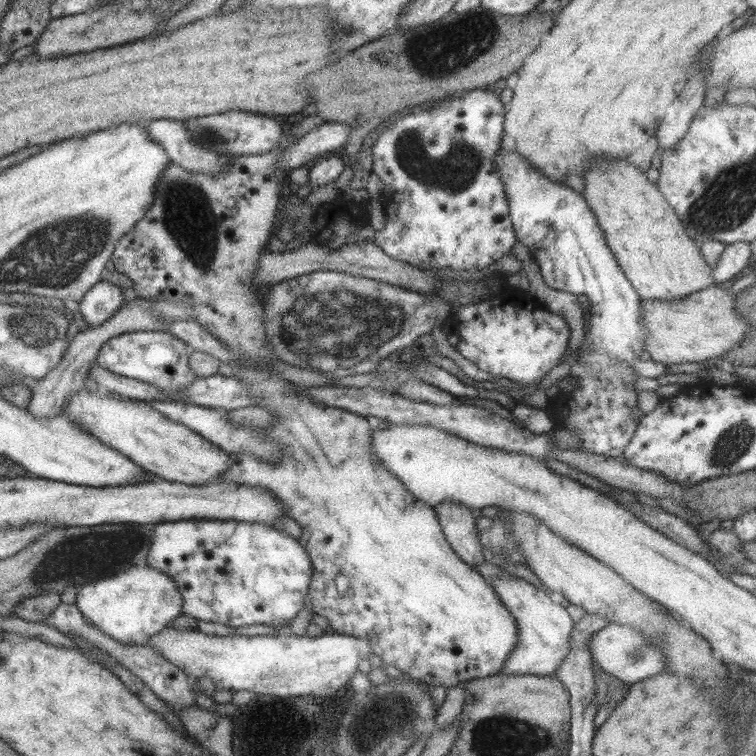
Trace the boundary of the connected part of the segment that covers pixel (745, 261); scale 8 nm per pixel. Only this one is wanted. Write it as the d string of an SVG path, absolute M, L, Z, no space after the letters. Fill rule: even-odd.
M737 241L726 244L717 265L711 268L714 283L726 286L726 282L731 278L735 279L737 274L751 263L750 243Z

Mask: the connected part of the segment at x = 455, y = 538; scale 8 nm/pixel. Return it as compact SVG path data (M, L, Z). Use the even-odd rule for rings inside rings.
M441 502L432 507L439 526L453 552L469 567L484 562L482 546L477 540L476 510L457 502Z

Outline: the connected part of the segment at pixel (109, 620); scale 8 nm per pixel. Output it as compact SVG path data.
M142 564L129 565L115 575L81 585L74 603L91 625L125 645L147 644L149 637L183 613L183 597L175 581L169 575Z

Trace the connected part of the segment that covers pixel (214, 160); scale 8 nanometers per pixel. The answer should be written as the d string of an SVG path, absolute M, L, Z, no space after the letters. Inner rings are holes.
M157 119L143 127L147 135L163 147L170 162L181 166L183 170L201 174L219 174L221 170L225 170L223 166L228 154L197 145L195 139L191 141L191 135L187 133L183 121Z

